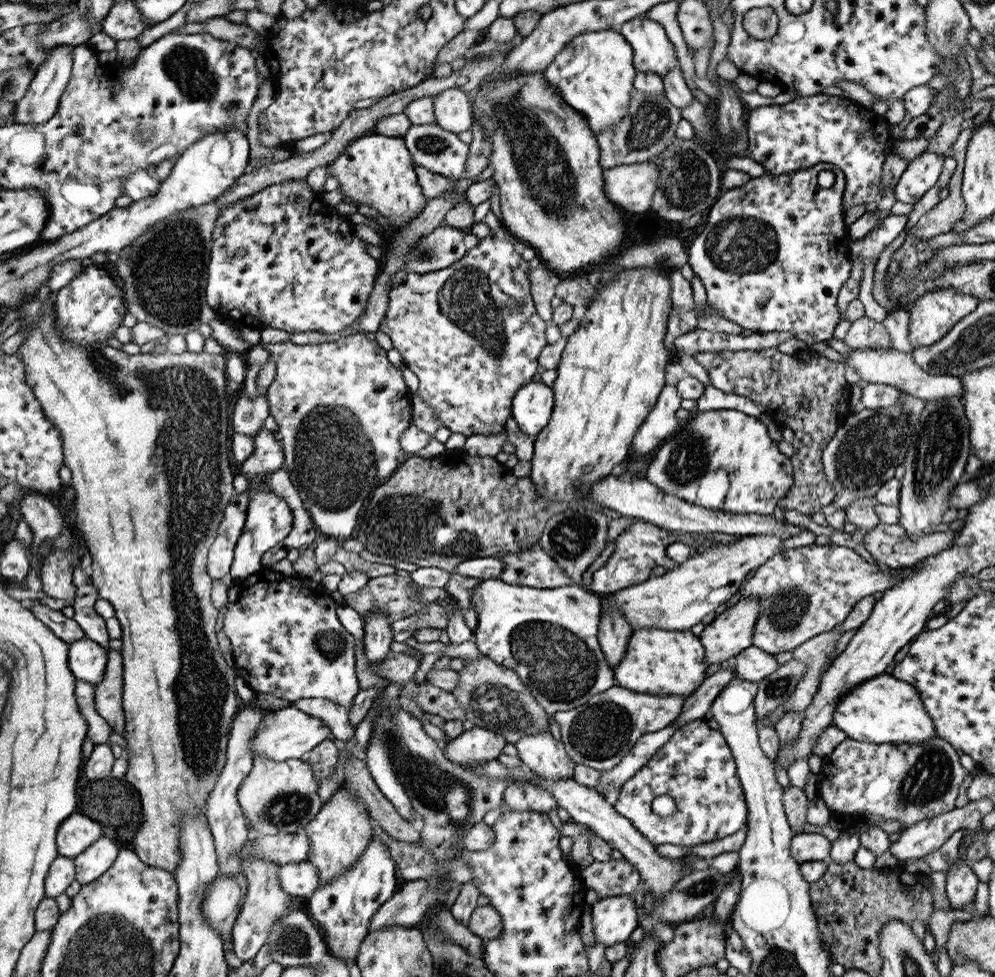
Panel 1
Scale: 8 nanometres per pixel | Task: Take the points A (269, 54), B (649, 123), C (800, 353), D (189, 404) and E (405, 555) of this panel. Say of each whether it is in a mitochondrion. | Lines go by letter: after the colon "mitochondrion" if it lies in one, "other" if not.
A: other
B: mitochondrion
C: other
D: mitochondrion
E: mitochondrion

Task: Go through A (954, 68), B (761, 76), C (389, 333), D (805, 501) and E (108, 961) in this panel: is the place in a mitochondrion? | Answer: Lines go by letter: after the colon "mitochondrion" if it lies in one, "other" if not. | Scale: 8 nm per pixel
A: mitochondrion
B: other
C: other
D: other
E: mitochondrion

